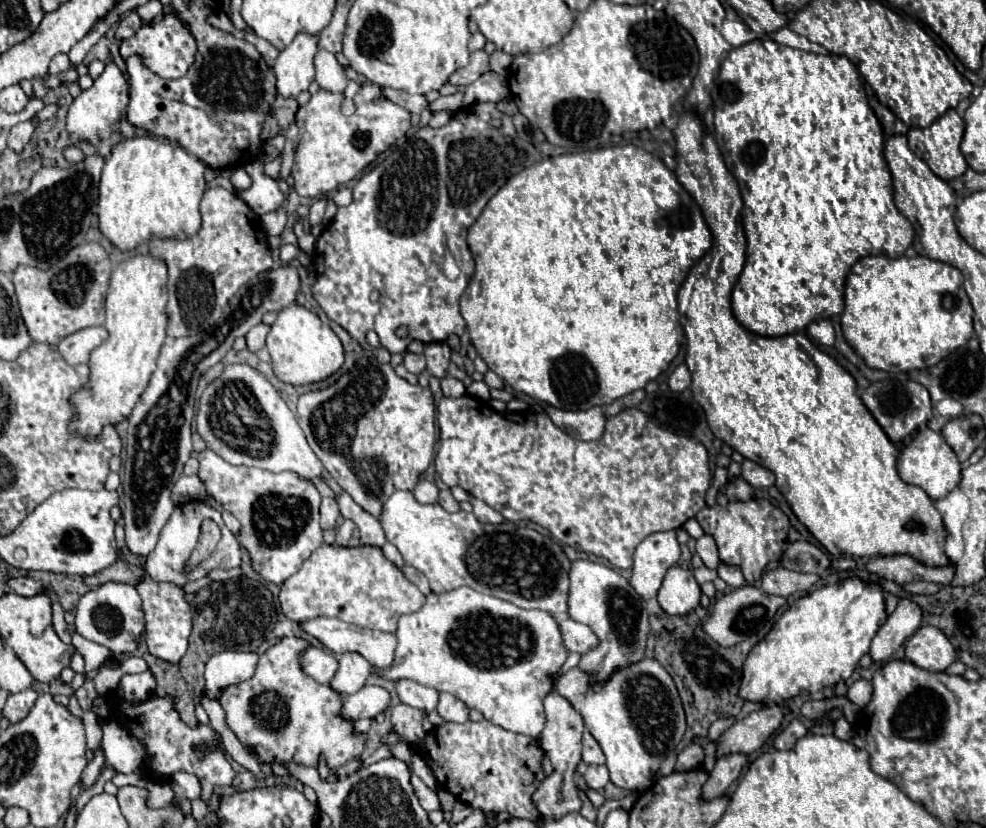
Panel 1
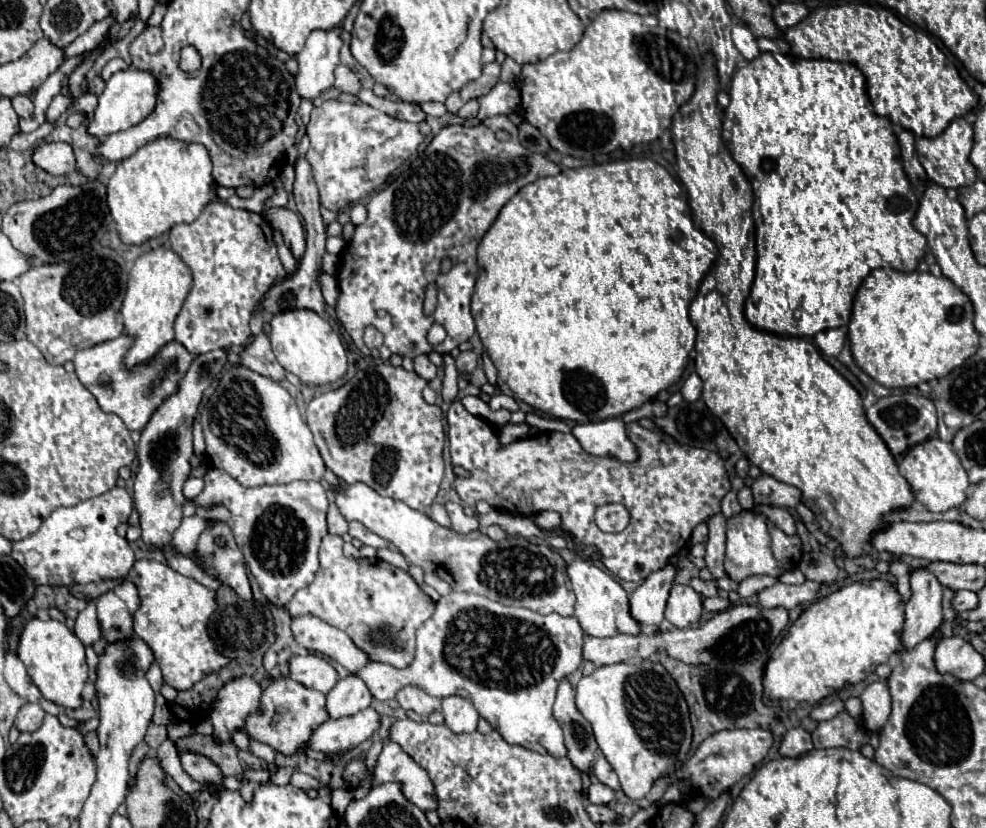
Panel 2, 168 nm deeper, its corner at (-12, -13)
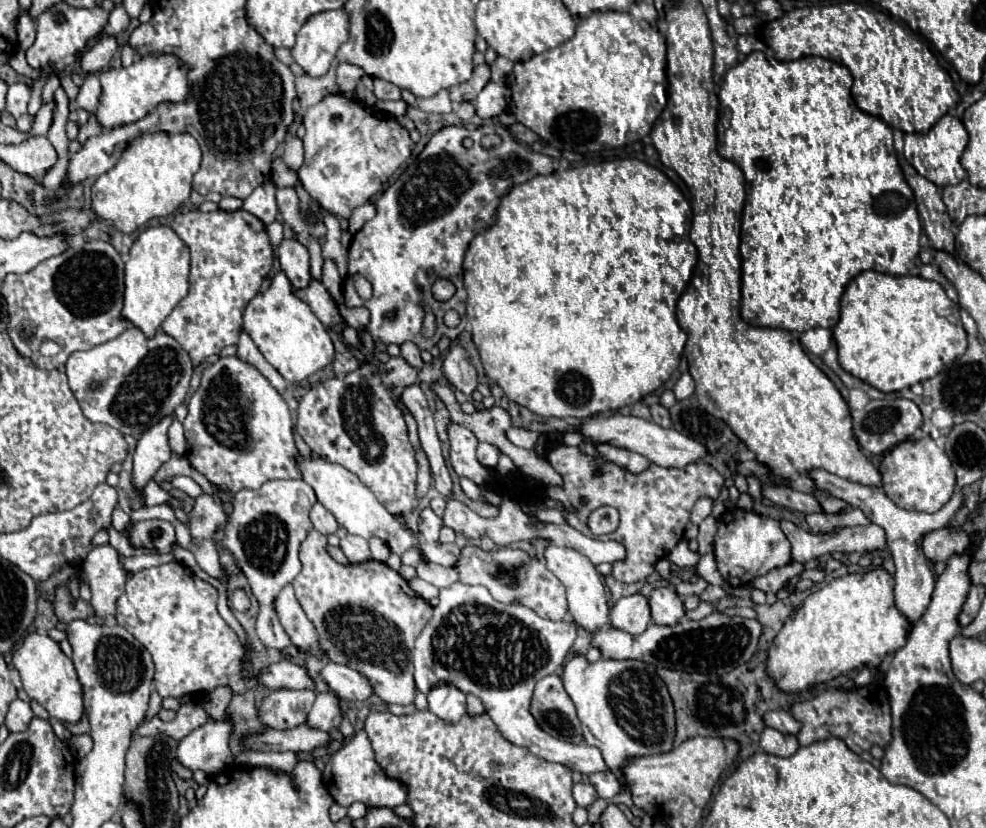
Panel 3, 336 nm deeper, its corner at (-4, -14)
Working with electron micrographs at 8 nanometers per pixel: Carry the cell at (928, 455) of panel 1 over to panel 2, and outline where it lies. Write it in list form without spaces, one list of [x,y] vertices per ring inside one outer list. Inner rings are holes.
[[[937,435],[907,449],[903,459],[899,461],[899,473],[911,485],[915,501],[925,505],[929,511],[949,511],[965,501],[965,491],[969,487],[967,471],[963,469],[953,447],[941,441]]]

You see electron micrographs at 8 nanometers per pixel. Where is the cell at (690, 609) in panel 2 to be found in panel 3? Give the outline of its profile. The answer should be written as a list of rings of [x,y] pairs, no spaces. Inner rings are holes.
[[[655,588],[649,596],[651,606],[651,618],[655,624],[661,626],[673,626],[685,616],[685,606],[675,588]]]

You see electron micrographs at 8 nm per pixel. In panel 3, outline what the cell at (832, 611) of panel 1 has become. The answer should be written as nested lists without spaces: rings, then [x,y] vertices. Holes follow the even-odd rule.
[[[871,570],[867,574],[849,574],[837,580],[831,580],[825,588],[809,594],[805,602],[787,618],[783,630],[775,636],[771,650],[767,652],[767,674],[779,682],[779,690],[793,694],[823,682],[829,682],[837,676],[849,674],[861,668],[877,668],[879,662],[905,646],[911,624],[893,604],[893,578],[885,570]]]

